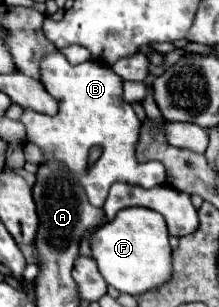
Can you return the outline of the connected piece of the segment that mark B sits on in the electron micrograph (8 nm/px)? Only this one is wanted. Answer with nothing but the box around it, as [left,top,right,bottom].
[22,52,166,206]

